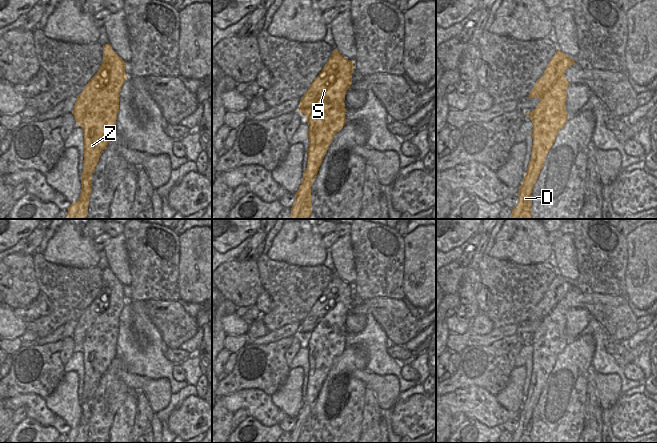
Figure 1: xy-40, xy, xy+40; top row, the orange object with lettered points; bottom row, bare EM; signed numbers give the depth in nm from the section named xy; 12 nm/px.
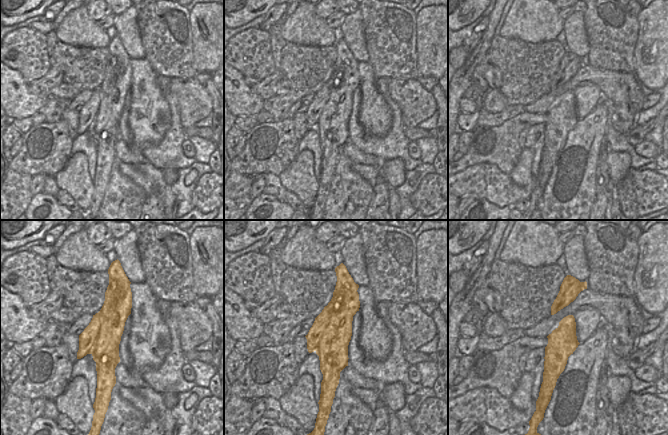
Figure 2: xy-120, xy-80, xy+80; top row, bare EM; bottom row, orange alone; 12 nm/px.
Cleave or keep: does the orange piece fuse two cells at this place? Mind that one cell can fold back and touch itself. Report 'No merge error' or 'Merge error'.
Merge error

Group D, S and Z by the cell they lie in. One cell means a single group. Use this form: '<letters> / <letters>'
D Z / S

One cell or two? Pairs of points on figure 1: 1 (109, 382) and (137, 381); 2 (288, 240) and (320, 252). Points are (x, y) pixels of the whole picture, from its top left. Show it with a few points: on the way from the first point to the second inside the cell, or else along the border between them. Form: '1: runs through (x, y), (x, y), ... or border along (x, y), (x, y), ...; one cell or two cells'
1: border along (118, 368), (117, 375), (129, 388); two cells
2: runs through (296, 244), (312, 252); one cell

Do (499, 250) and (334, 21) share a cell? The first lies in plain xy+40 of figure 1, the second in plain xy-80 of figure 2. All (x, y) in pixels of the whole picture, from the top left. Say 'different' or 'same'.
different

